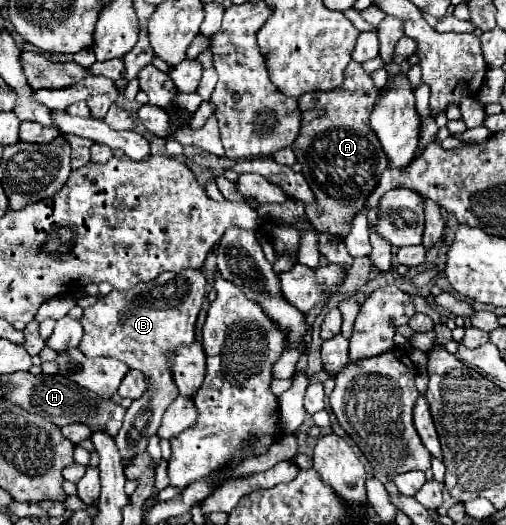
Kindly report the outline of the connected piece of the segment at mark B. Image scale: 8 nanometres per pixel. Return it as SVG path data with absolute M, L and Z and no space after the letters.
M181 270L181 272L161 272L155 280L141 282L127 292L113 290L105 298L97 300L97 304L93 304L91 308L85 308L85 314L81 318L83 330L85 330L83 340L79 344L81 352L85 352L85 356L89 356L89 358L93 358L93 356L113 356L113 358L125 362L129 368L135 368L135 370L143 372L145 382L147 382L145 394L139 400L133 400L133 404L129 406L129 410L125 414L123 428L115 436L115 442L119 446L119 452L121 452L123 460L129 460L129 458L133 458L135 454L139 454L147 448L147 438L157 432L157 428L161 424L161 416L167 410L169 402L173 402L179 396L169 360L177 352L177 346L189 346L189 344L195 342L195 322L197 322L197 314L201 310L203 298L205 298L205 276L203 276L203 272L201 270Z

